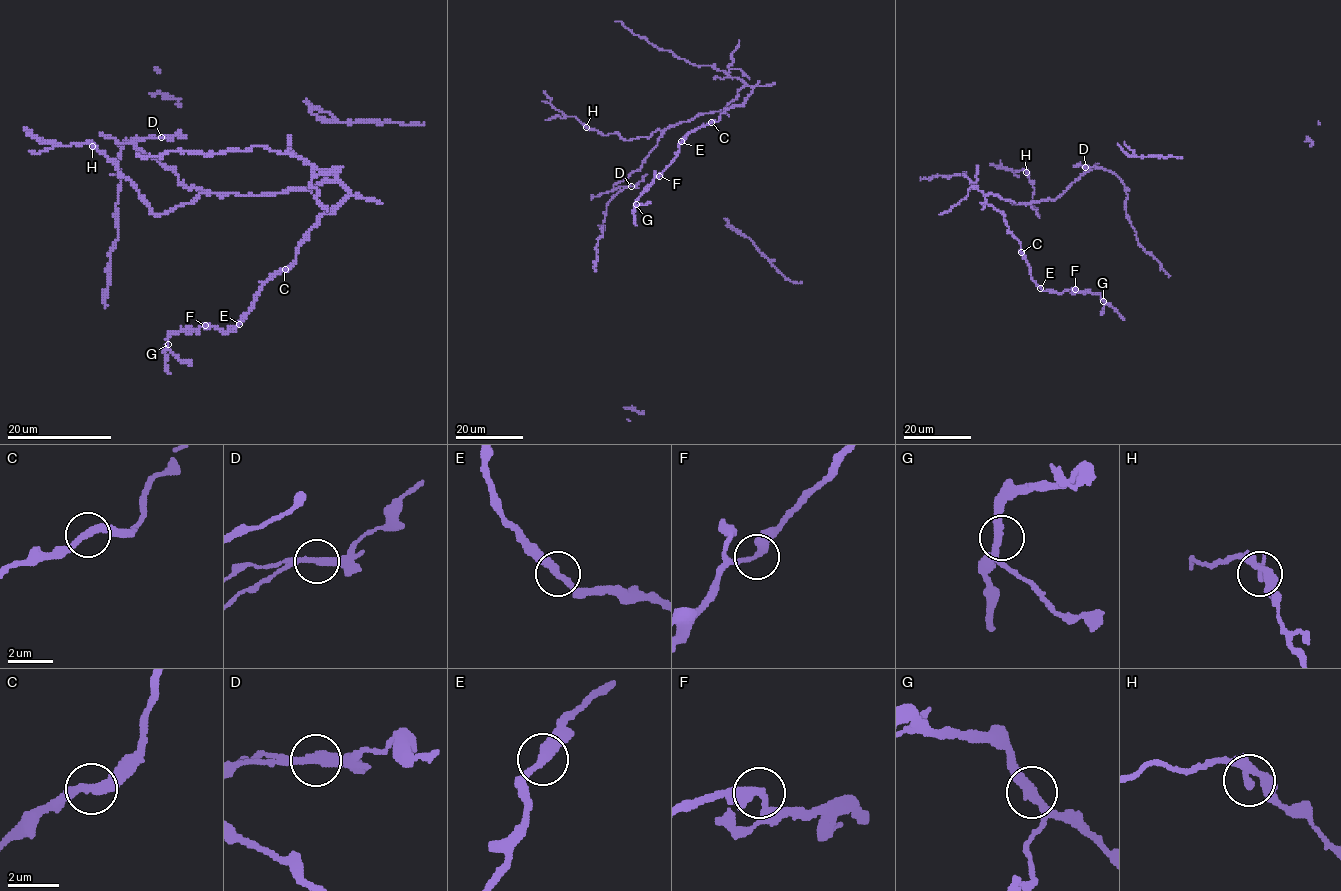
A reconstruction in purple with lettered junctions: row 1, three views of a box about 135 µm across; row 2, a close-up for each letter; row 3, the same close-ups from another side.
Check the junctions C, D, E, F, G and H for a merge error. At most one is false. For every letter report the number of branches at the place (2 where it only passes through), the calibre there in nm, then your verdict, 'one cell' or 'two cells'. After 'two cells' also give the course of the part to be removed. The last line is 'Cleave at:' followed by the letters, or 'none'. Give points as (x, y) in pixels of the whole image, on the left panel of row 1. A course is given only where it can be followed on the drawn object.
C: 2 branches meet; 320 nm thick; one cell
D: 2 branches meet; 320 nm thick; two cells; foreign part runs (162, 137), (134, 137), (123, 144), (117, 174), (120, 182), (117, 238), (109, 256), (106, 307)
E: 2 branches meet; 360 nm thick; one cell
F: 2 branches meet; 360 nm thick; one cell
G: 2 branches meet; 320 nm thick; one cell
H: 2 branches meet; 320 nm thick; one cell
Cleave at: D

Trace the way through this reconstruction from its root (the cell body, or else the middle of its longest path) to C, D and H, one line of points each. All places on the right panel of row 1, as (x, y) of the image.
C: (1029, 202), (1014, 204), (996, 194), (984, 195), (987, 204), (1004, 215), (1008, 230), (1020, 244), (1021, 252)
D: (1029, 202), (1056, 199), (1088, 170), (1085, 166)
H: (1029, 202), (1040, 217), (1031, 202), (1034, 188), (1026, 172)

